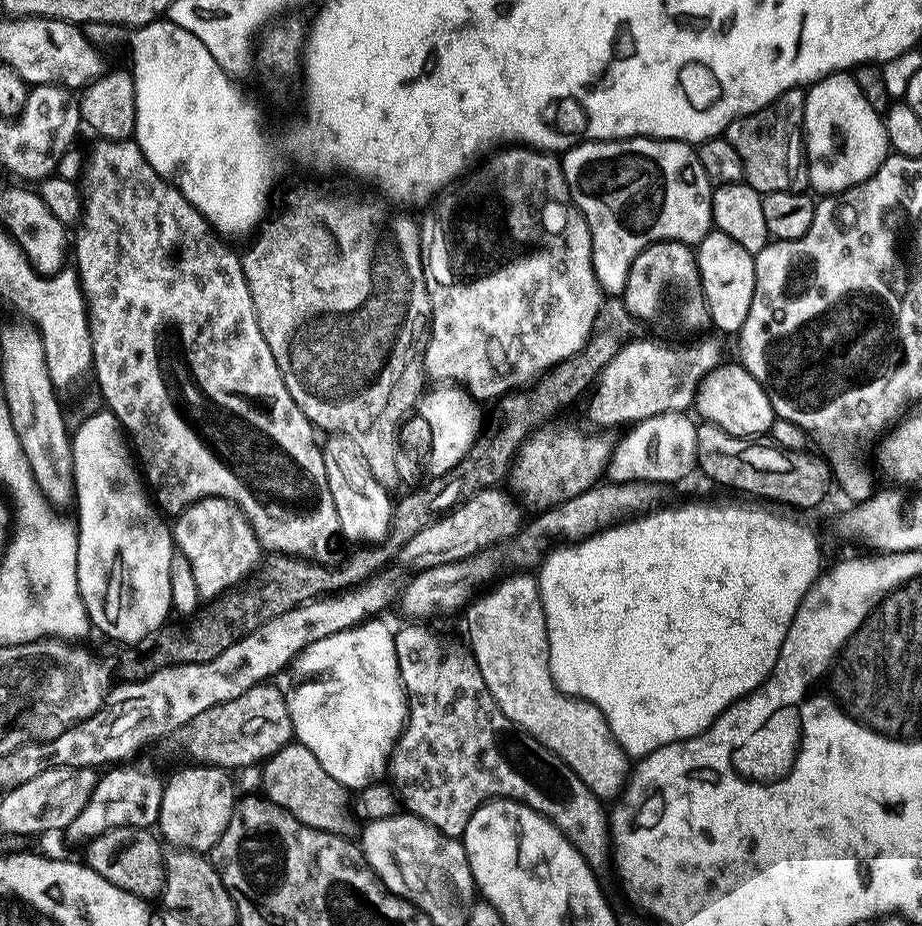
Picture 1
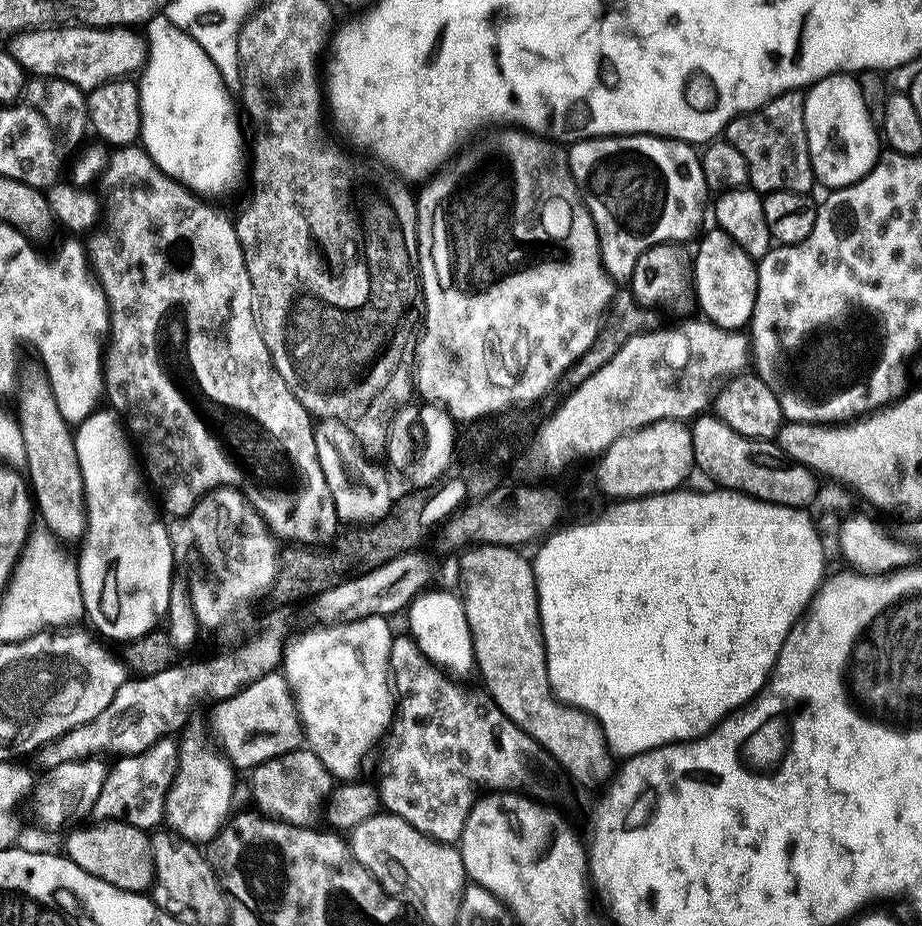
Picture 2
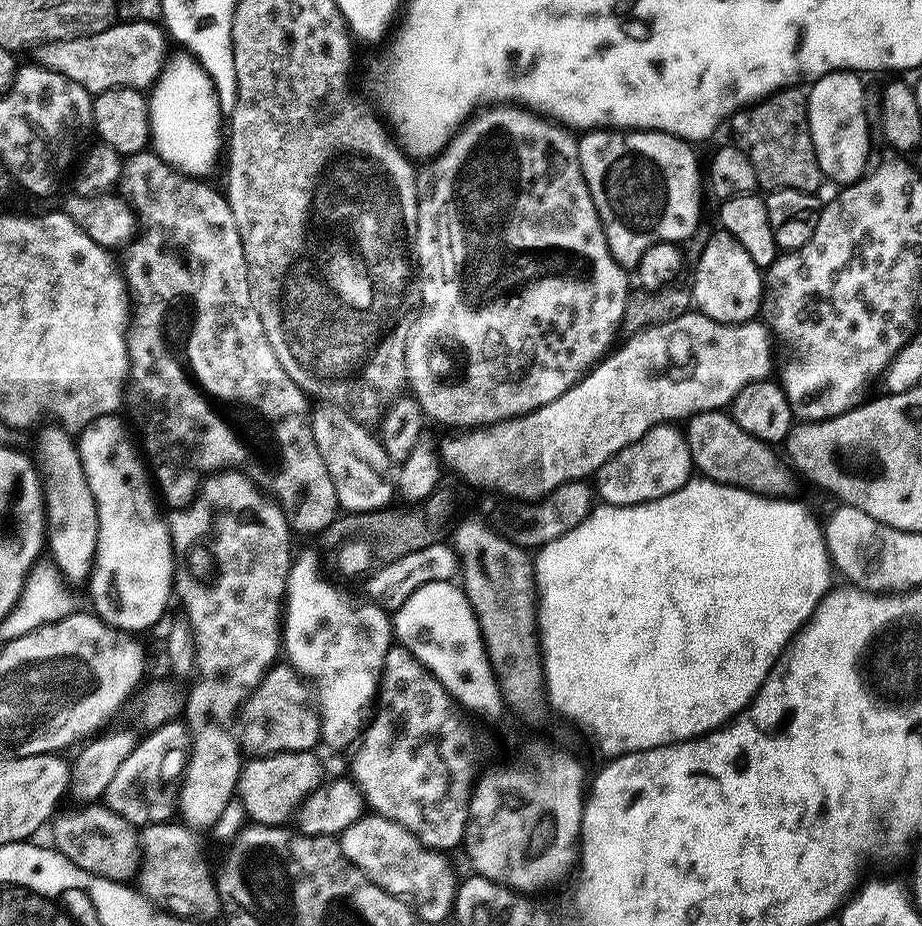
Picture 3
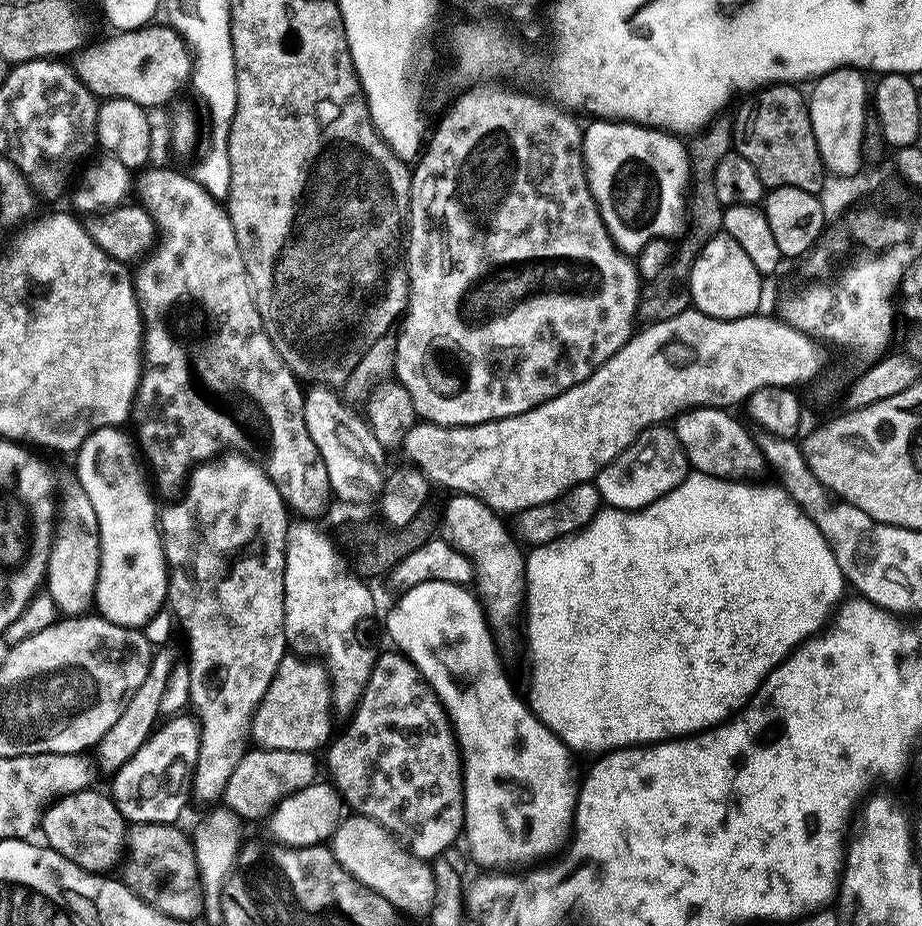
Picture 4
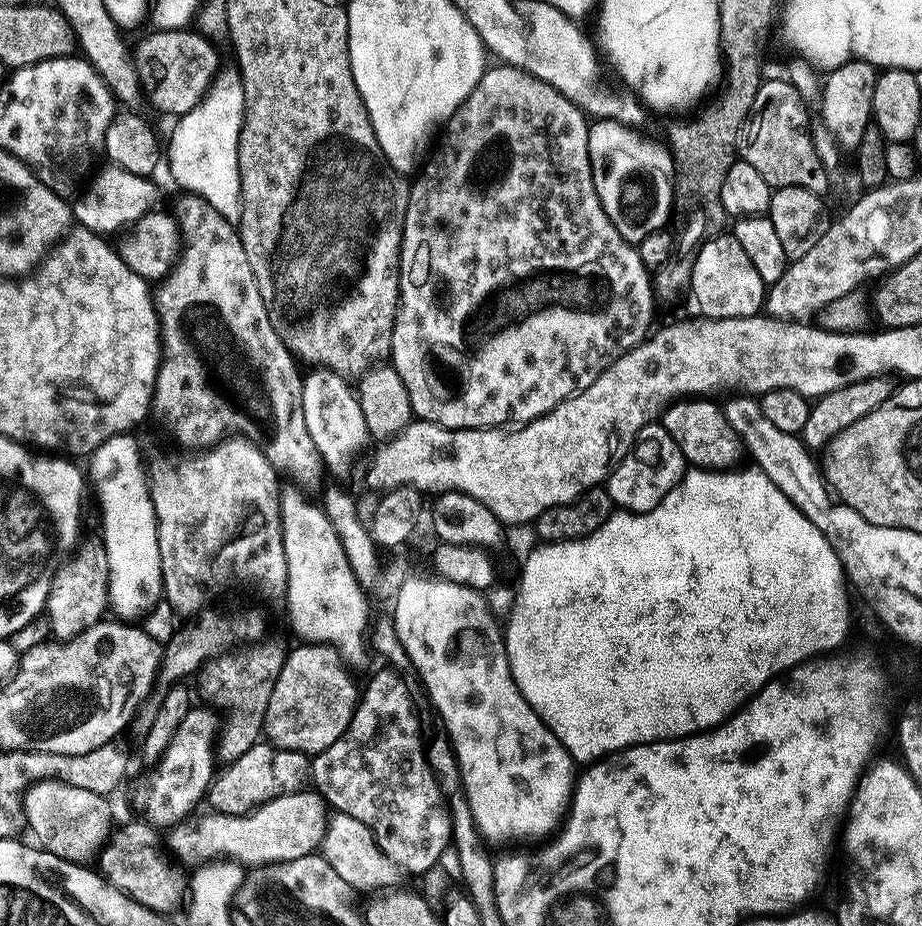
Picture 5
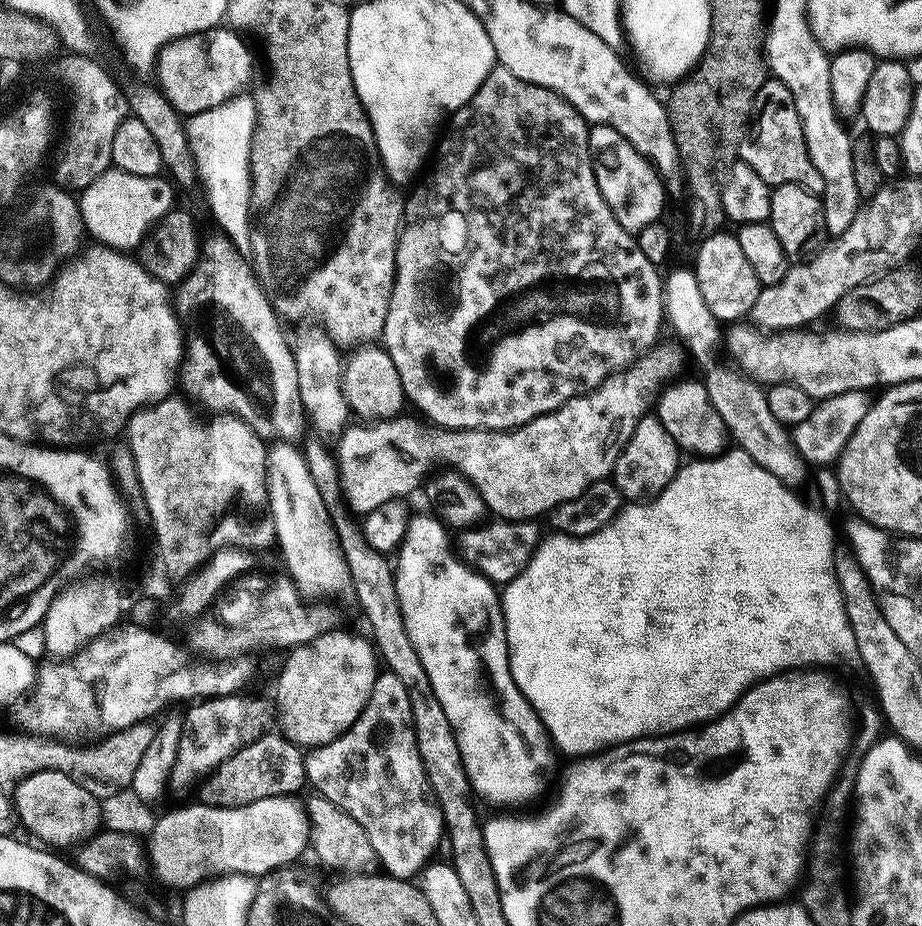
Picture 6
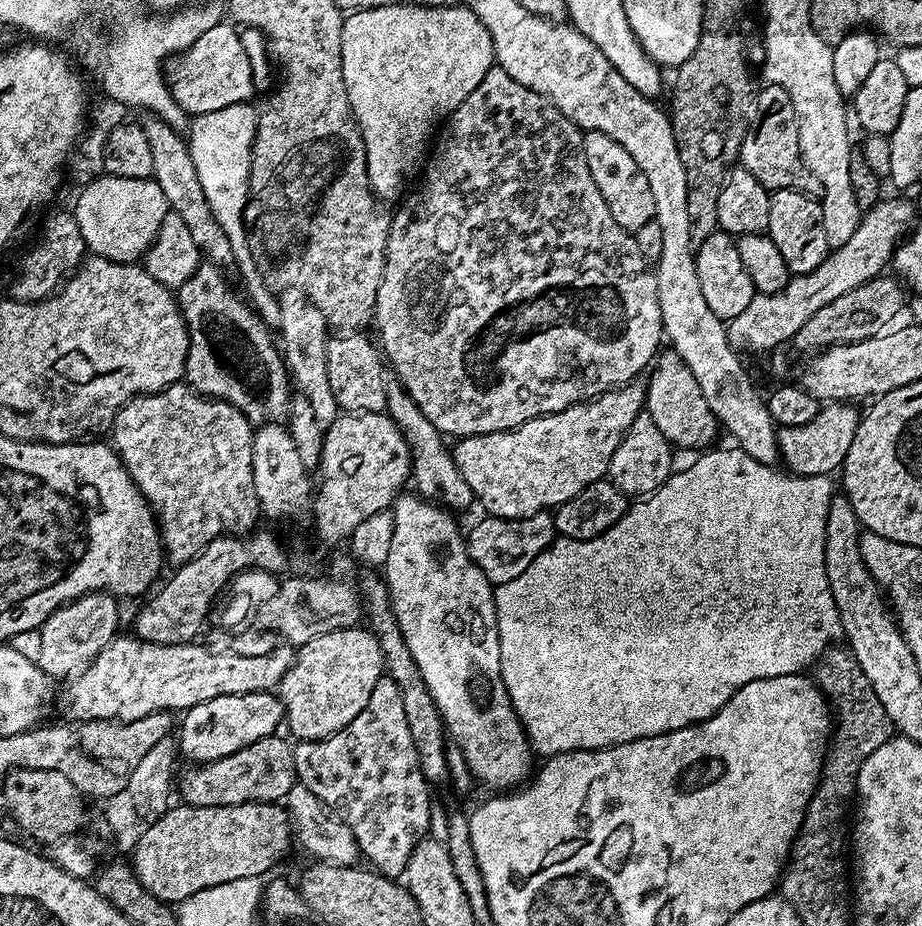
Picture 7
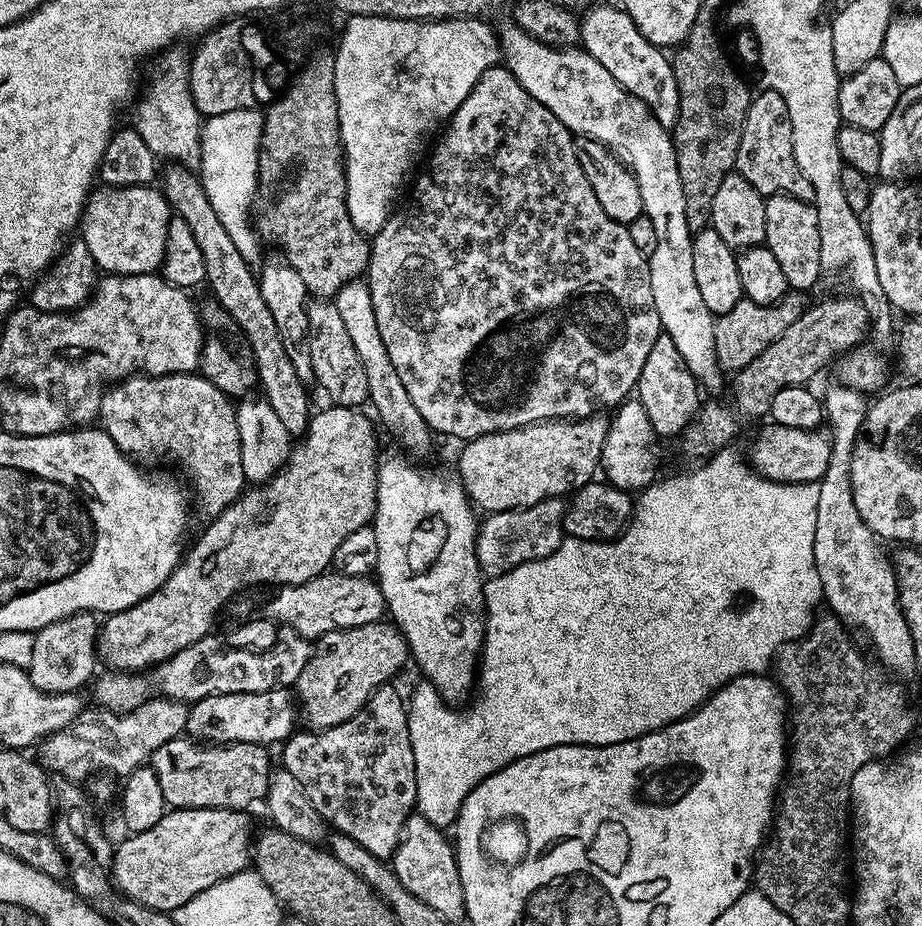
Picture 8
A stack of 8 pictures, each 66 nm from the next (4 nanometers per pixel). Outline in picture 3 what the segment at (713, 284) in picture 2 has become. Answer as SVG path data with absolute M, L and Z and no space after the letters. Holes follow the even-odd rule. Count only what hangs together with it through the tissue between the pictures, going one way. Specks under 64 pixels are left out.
M723 230L713 231L704 240L704 249L696 264L696 281L690 284L695 307L703 315L717 320L719 324L747 324L755 321L762 308L765 287L766 280L761 268L756 265L754 258L750 258L750 254L746 254L746 250L742 250L742 242Z

